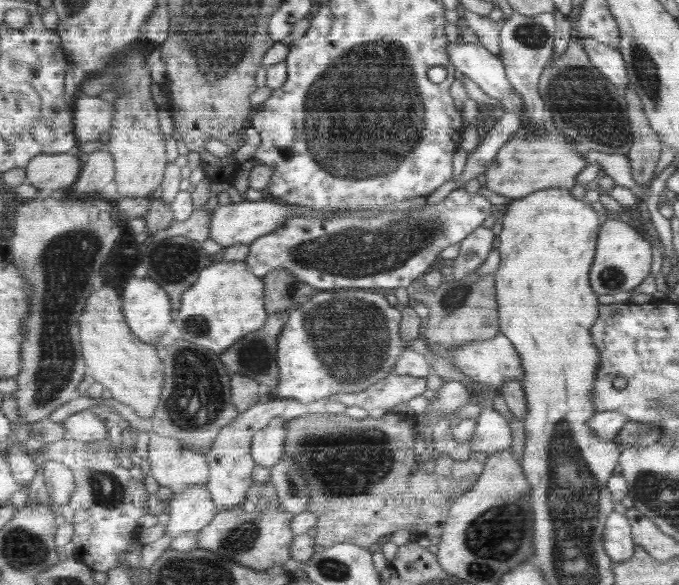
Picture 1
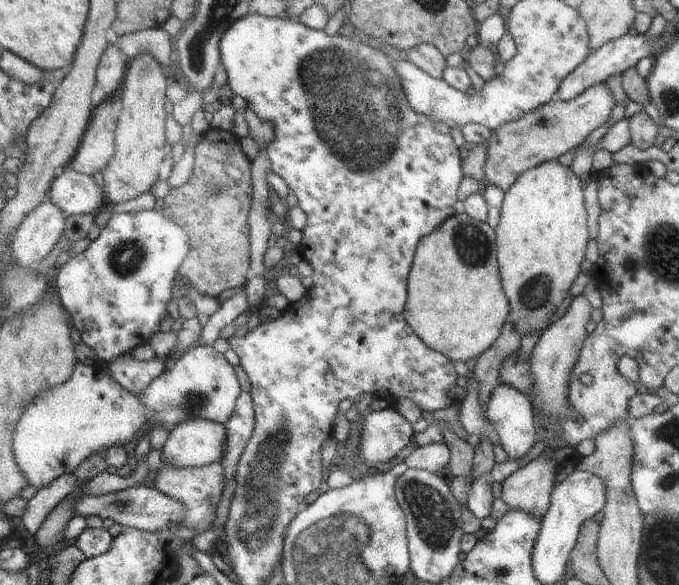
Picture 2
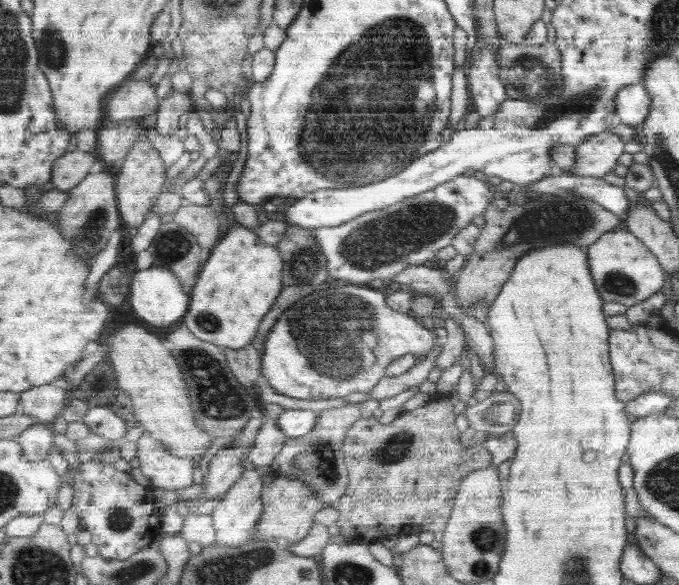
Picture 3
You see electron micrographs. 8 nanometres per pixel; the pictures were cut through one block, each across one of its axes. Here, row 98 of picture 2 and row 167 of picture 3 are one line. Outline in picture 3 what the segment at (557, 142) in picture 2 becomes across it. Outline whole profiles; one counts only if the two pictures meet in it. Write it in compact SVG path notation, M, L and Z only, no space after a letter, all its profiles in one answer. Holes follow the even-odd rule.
M605 131L584 140L575 148L575 163L571 173L576 176L603 178L616 166L624 142L620 137Z

